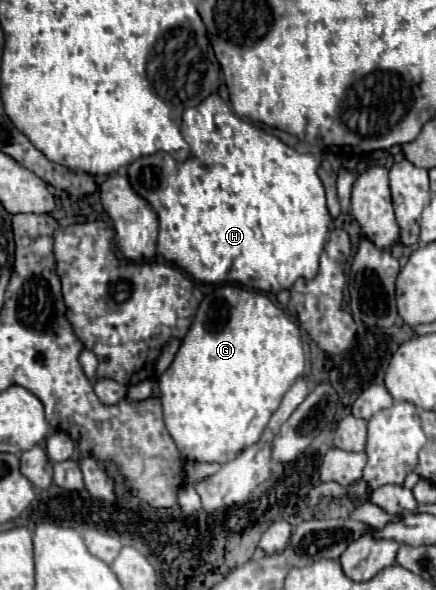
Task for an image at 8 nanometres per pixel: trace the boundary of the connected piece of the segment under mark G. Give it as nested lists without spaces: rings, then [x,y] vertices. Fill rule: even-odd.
[[[221,285],[201,301],[189,335],[181,341],[169,369],[157,379],[165,427],[183,459],[197,463],[229,463],[237,453],[261,439],[283,395],[301,373],[305,373],[305,353],[297,323],[263,293],[247,291],[237,285]]]

